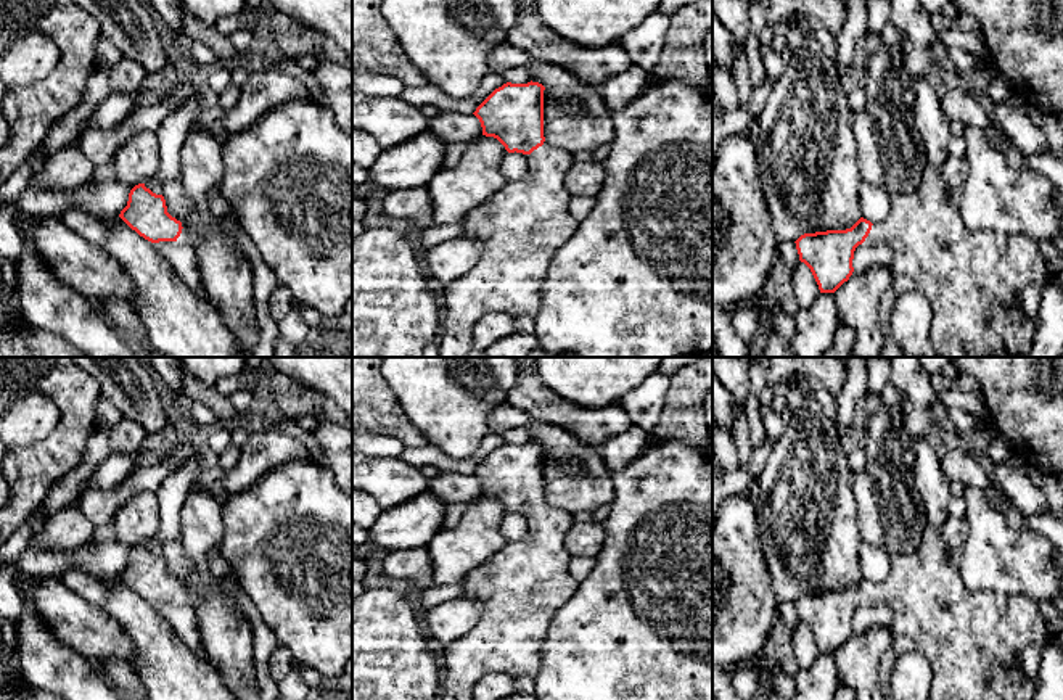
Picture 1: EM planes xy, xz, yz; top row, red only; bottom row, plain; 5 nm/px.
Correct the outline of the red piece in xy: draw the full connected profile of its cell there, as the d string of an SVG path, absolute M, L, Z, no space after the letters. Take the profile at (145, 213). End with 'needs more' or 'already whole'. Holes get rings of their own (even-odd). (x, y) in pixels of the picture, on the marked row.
M145 183L130 190L127 206L119 217L151 243L177 241L195 246L199 241L195 230L183 227L180 220L167 212L164 196L153 193Z; needs more

